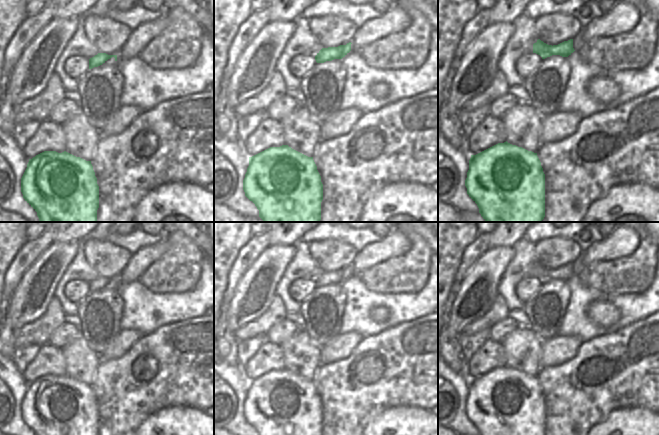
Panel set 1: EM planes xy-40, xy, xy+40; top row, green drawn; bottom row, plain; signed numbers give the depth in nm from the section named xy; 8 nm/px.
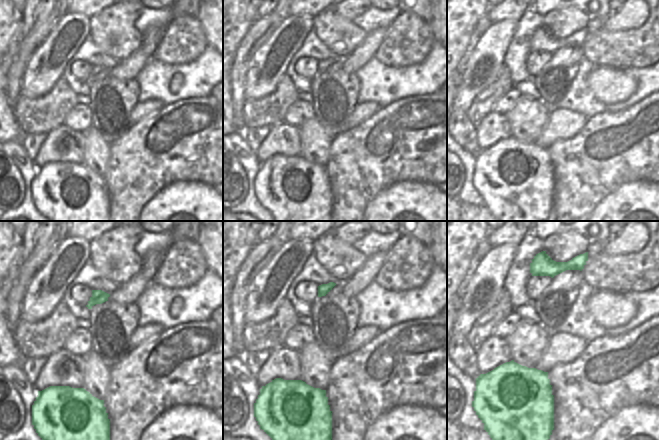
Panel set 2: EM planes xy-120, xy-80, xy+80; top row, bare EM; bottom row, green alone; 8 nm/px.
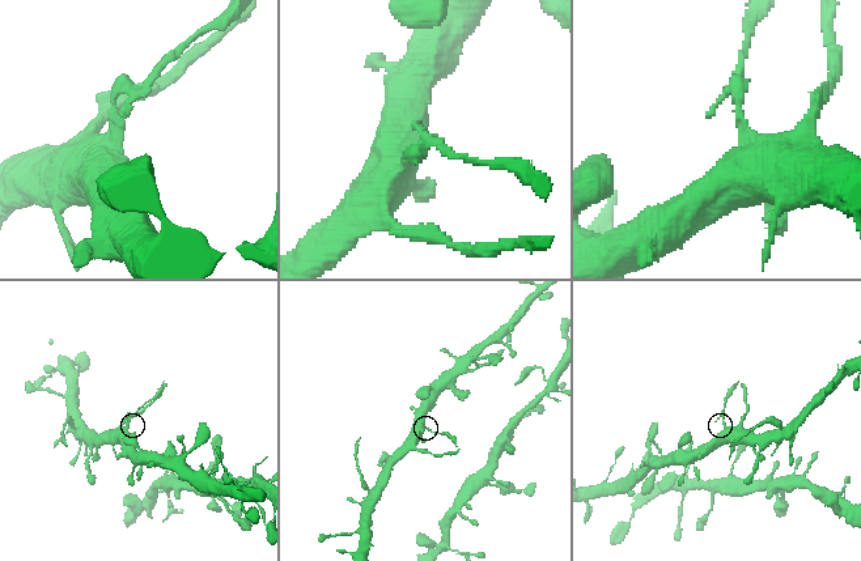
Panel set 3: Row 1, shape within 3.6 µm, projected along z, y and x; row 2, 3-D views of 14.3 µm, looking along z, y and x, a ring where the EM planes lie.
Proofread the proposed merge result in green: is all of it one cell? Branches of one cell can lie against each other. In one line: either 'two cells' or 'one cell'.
two cells

